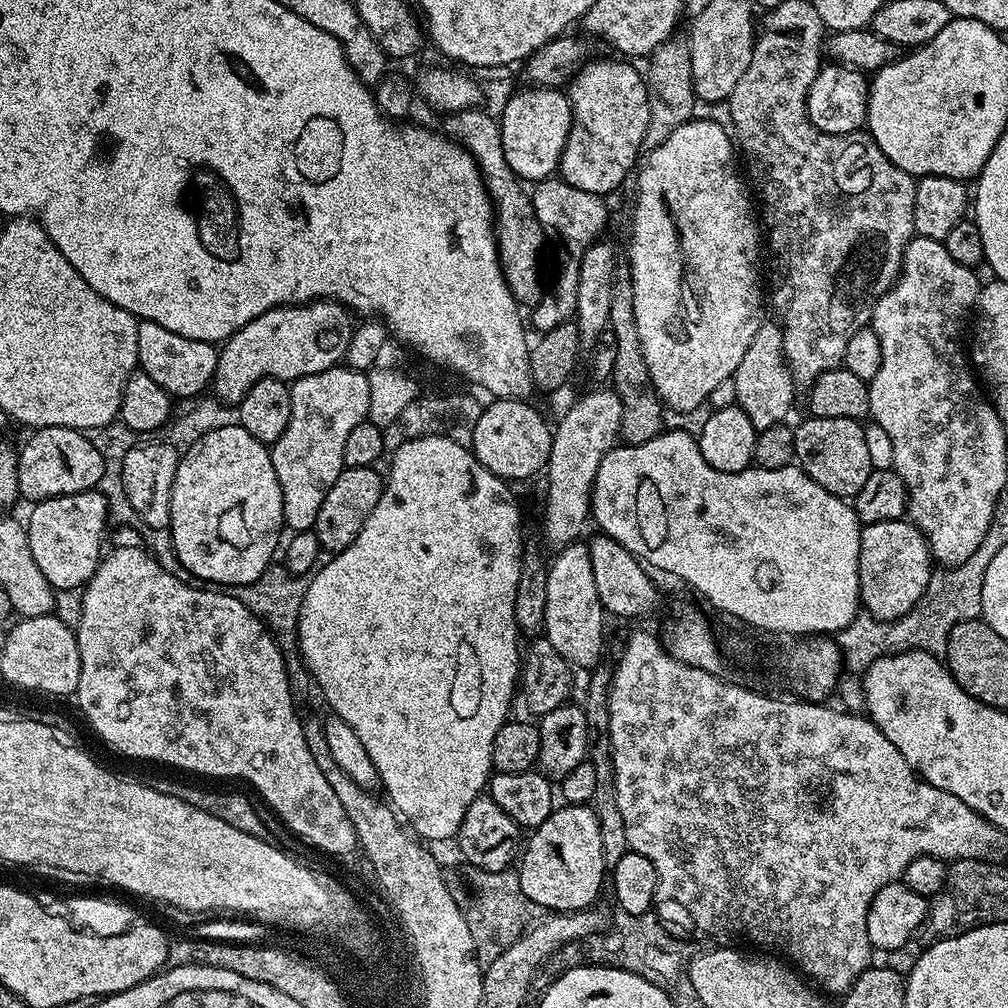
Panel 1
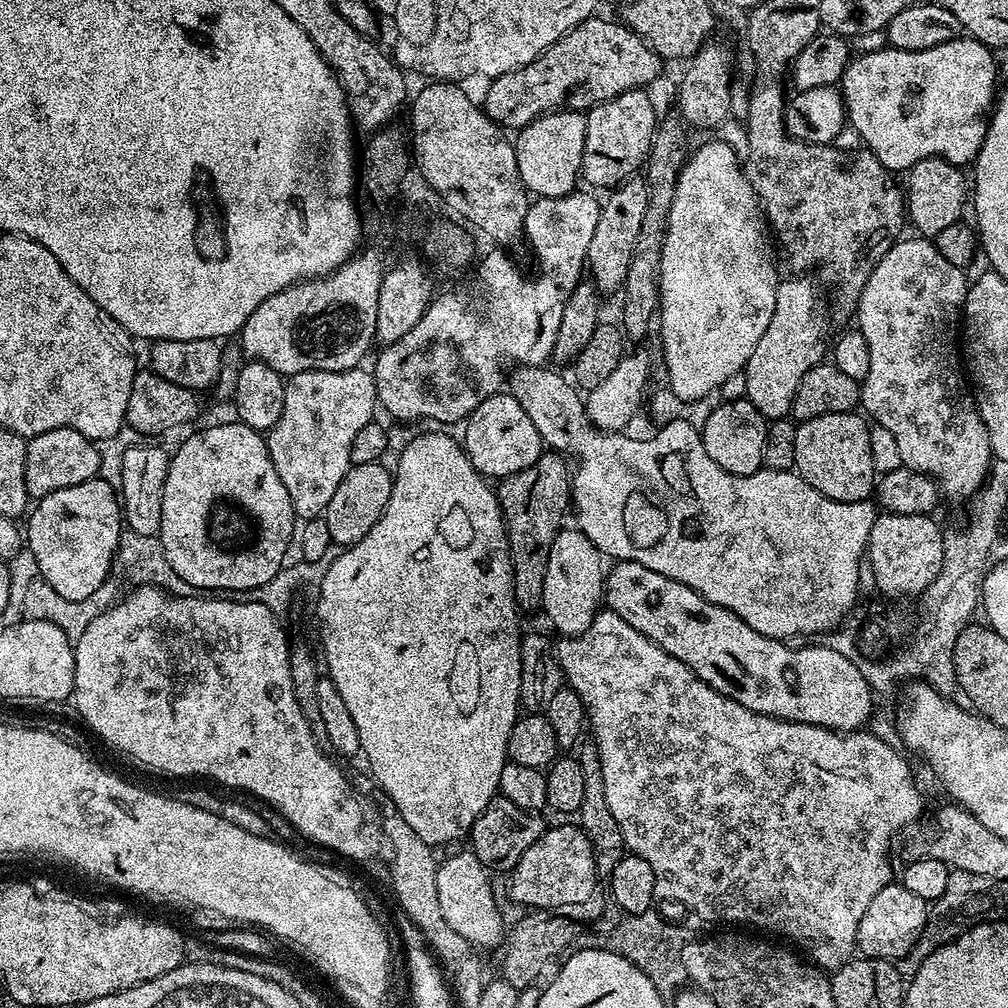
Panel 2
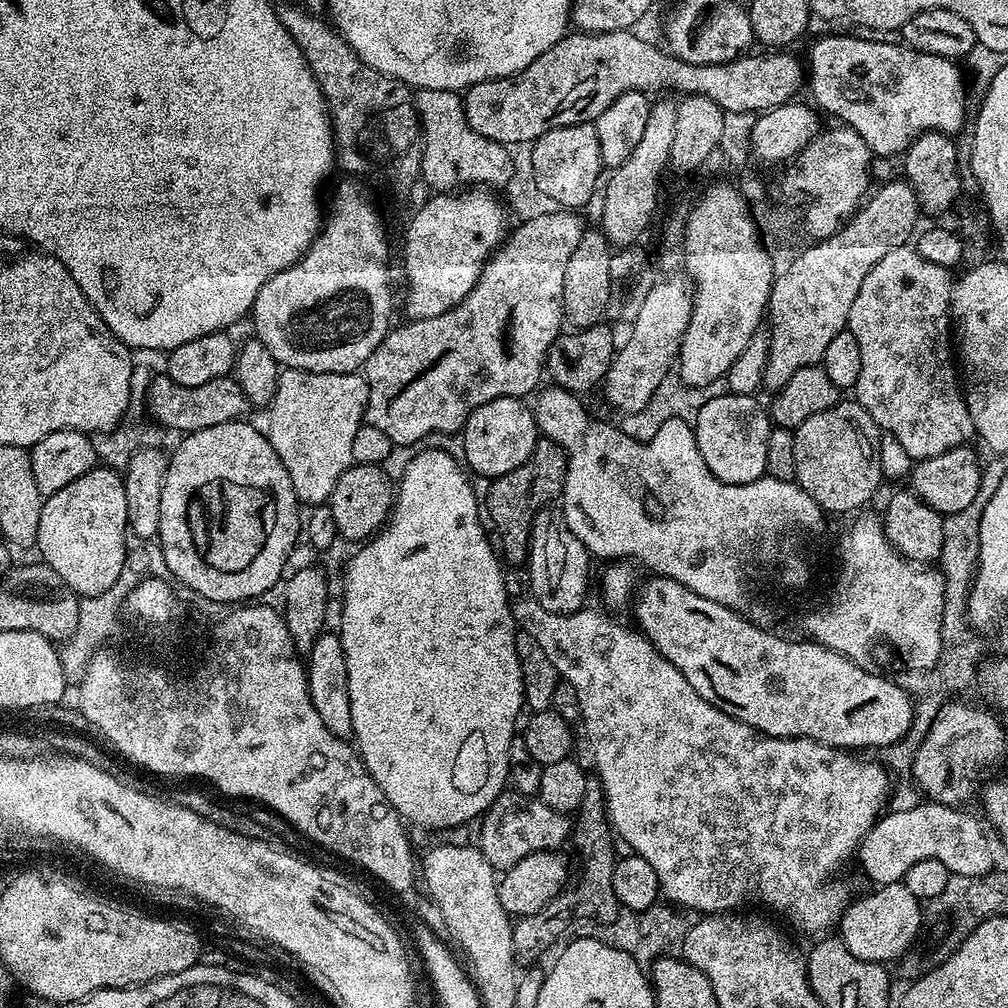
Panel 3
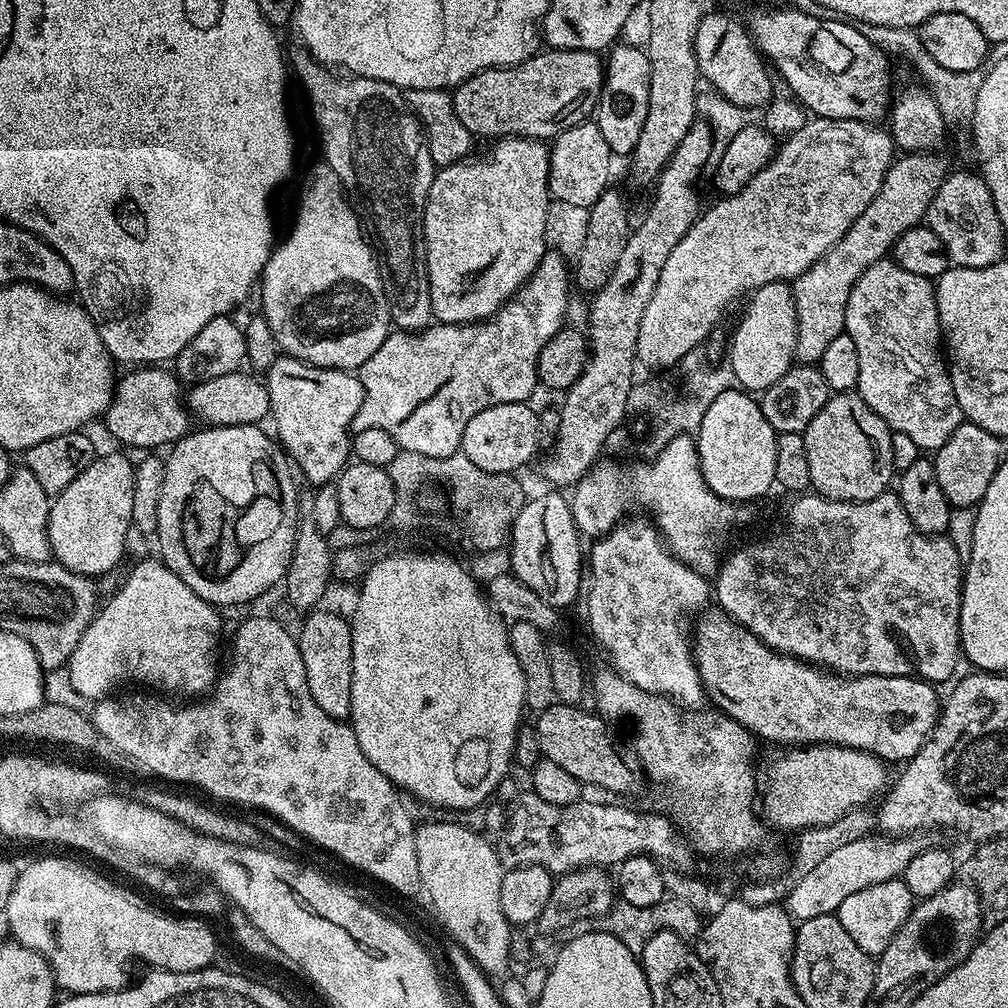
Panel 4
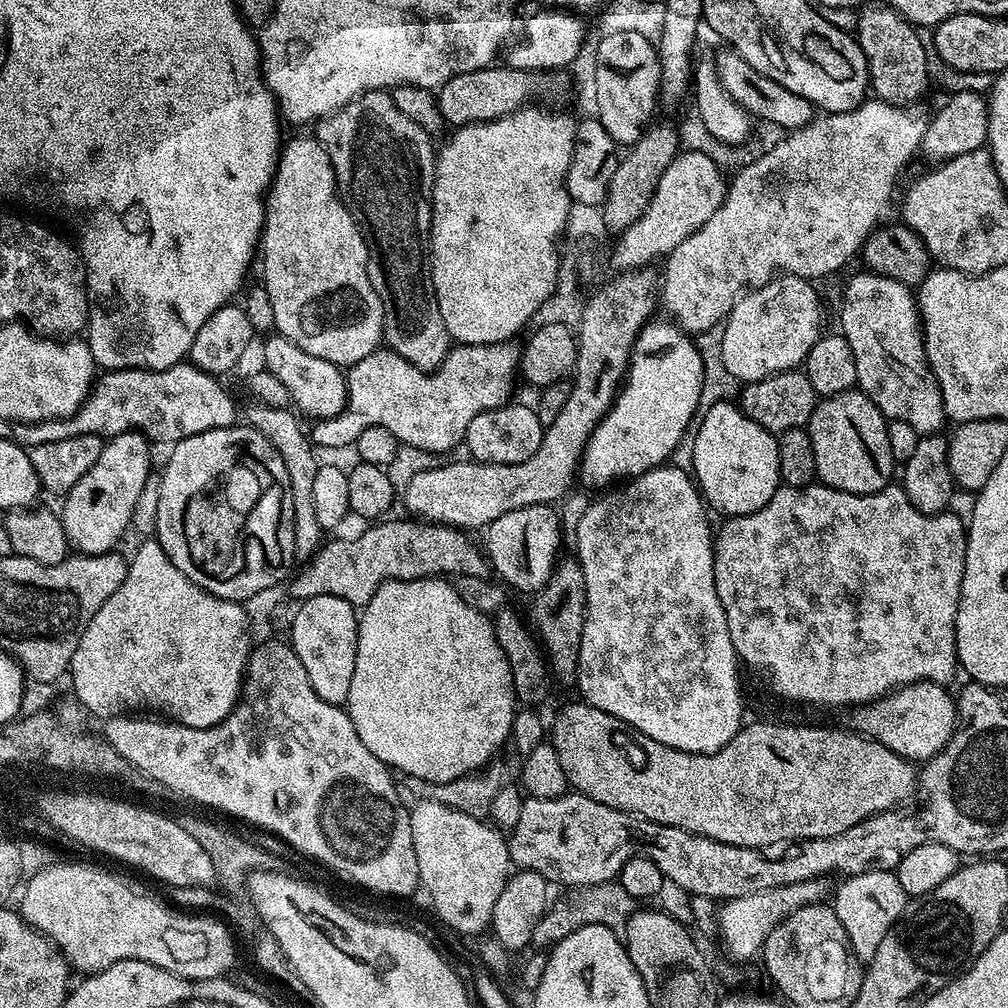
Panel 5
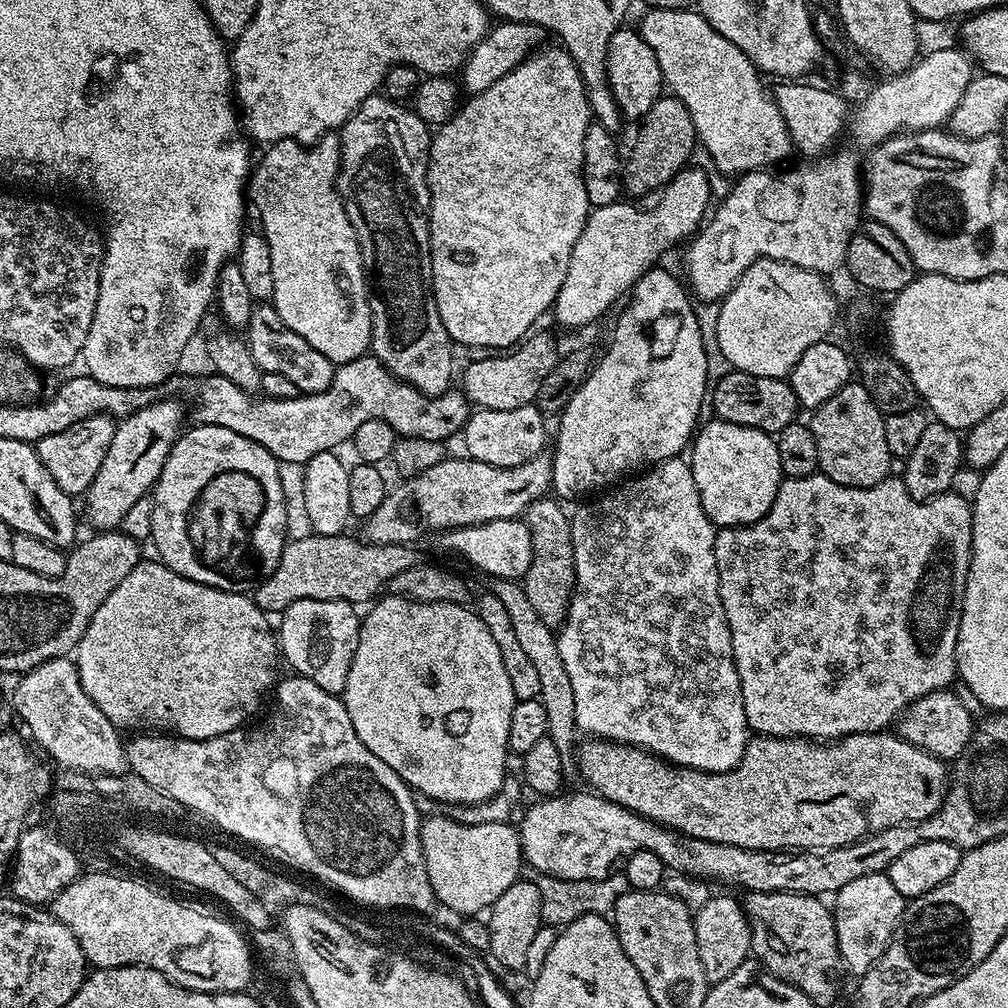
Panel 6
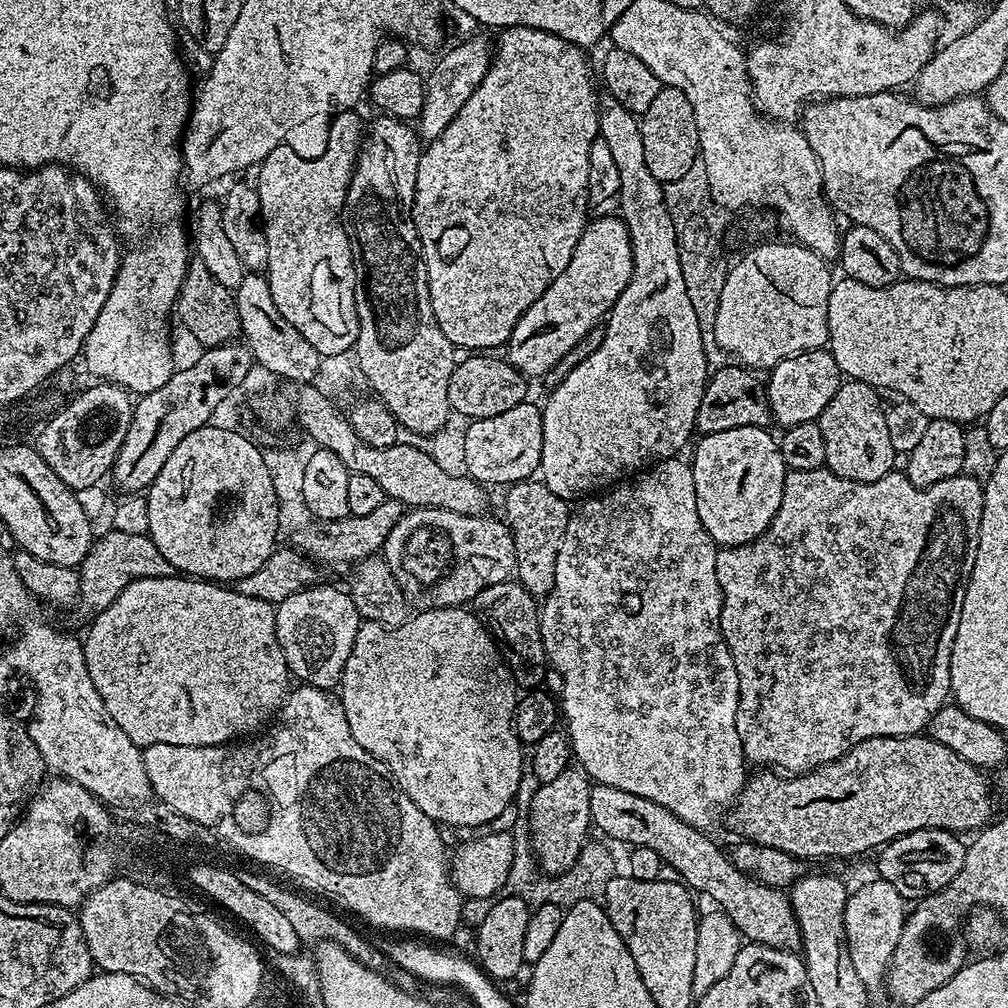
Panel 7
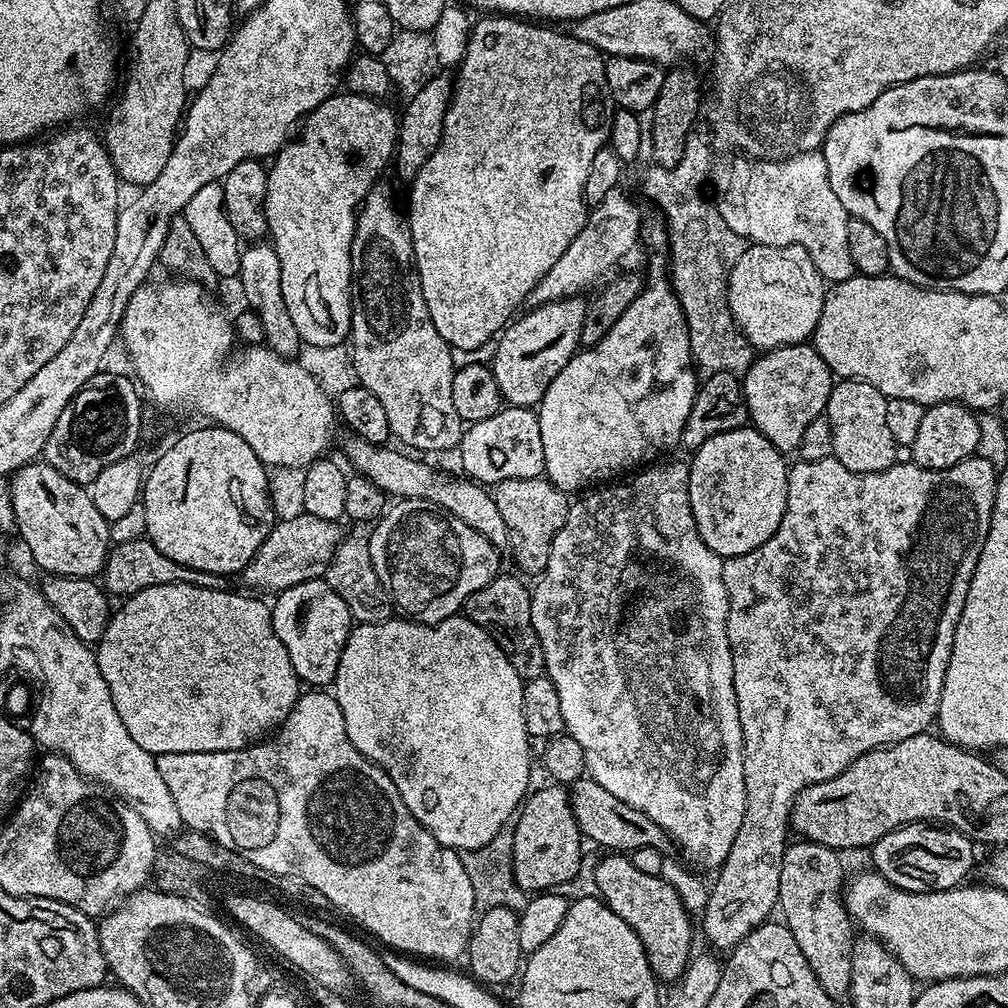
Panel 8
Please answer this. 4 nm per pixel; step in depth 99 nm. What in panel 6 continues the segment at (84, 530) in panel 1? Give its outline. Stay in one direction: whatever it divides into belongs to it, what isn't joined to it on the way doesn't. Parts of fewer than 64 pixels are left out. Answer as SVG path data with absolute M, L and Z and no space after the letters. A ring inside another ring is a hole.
M158 398L150 406L138 410L134 414L123 417L116 425L116 433L110 441L110 450L106 450L106 459L98 469L98 474L94 474L94 482L90 482L87 492L82 497L82 512L88 515L88 520L96 530L116 530L119 529L122 518L130 511L130 506L138 502L138 498L149 495L155 489L156 479L162 474L162 466L166 466L166 458L170 450L175 446L176 441L182 435L180 419L183 418L186 408L174 400L164 400Z

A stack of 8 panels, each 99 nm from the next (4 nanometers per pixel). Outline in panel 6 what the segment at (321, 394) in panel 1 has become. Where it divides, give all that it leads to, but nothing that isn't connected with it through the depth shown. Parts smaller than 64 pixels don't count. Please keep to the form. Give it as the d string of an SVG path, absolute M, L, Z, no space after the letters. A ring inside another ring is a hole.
M260 302L253 307L246 329L246 343L254 362L261 370L290 378L297 393L324 392L332 385L334 375L332 361L318 354L318 350L314 350L314 346L310 346L310 342L302 338L302 334L294 334L294 330L290 330L290 326L286 326L282 318L278 318L276 309L271 303Z

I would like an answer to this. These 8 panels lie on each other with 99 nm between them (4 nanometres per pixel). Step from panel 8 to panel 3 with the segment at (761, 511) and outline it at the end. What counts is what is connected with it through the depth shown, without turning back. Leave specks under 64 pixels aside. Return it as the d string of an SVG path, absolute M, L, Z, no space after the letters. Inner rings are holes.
M728 392L712 397L696 412L694 431L698 450L710 466L710 474L722 482L745 484L766 473L766 442L774 427L770 412L756 401L755 395L739 396Z

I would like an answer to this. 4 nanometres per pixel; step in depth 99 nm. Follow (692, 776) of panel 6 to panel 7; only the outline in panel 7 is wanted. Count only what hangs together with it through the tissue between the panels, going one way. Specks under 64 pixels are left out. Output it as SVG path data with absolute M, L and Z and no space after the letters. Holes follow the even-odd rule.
M927 734L866 738L862 742L858 742L858 746L854 746L849 752L842 754L842 758L838 758L826 766L818 766L813 772L792 774L787 778L772 770L760 770L757 772L760 772L757 776L749 775L745 779L744 788L739 796L736 797L734 807L727 813L726 824L729 824L740 835L740 838L745 841L761 844L762 846L770 846L774 850L782 850L791 856L799 856L805 861L816 860L819 856L860 856L863 852L870 851L871 848L879 850L885 844L889 844L890 841L897 840L900 836L905 836L914 830L922 830L923 828L945 828L947 832L955 832L957 834L968 832L967 834L972 834L985 827L994 816L994 813L992 813L992 792L994 796L994 788L990 780L984 777L987 775L970 762L966 762L966 758L954 754L954 750L942 746L942 742L934 742L931 736Z

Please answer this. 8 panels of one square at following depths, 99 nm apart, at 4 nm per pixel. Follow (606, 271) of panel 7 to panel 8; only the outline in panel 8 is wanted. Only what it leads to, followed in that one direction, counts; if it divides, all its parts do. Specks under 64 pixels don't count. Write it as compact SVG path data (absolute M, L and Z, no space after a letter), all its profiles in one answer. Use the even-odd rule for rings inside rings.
M575 294L525 311L524 317L521 315L513 319L499 333L490 367L501 397L511 407L532 408L539 405L550 382L558 378L562 366L576 355L581 347L580 335L588 308L587 303L579 299L581 297Z

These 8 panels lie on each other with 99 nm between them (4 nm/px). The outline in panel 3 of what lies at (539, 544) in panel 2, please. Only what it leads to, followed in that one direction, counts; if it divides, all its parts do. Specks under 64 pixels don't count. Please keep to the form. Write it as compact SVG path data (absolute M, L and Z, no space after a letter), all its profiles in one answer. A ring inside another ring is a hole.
M540 438L540 439L537 439L536 445L534 446L534 450L530 454L530 458L526 462L522 462L522 466L518 466L514 470L510 470L510 474L502 474L501 476L495 477L495 479L493 479L491 483L489 483L492 485L489 486L488 493L486 493L485 496L483 493L482 508L483 508L483 511L486 513L487 519L490 521L490 524L491 524L490 519L492 519L492 524L494 527L496 527L497 534L500 535L500 544L498 540L498 548L499 548L499 551L502 553L503 559L507 561L507 563L509 560L509 562L512 564L523 565L525 561L527 561L528 547L530 546L530 542L532 541L532 519L535 518L535 516L537 516L537 514L539 514L540 512L543 512L545 508L549 507L549 505L553 503L552 499L554 499L555 496L557 499L557 497L559 497L561 493L563 493L564 483L566 482L567 473L568 473L568 456L564 452L564 448L562 446L558 446L558 442Z

